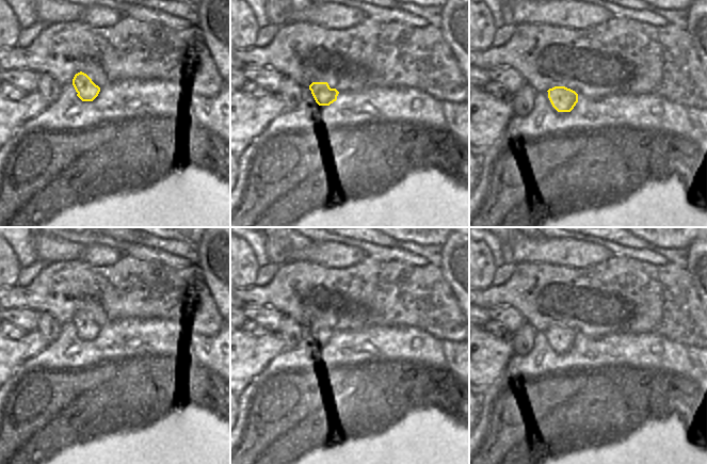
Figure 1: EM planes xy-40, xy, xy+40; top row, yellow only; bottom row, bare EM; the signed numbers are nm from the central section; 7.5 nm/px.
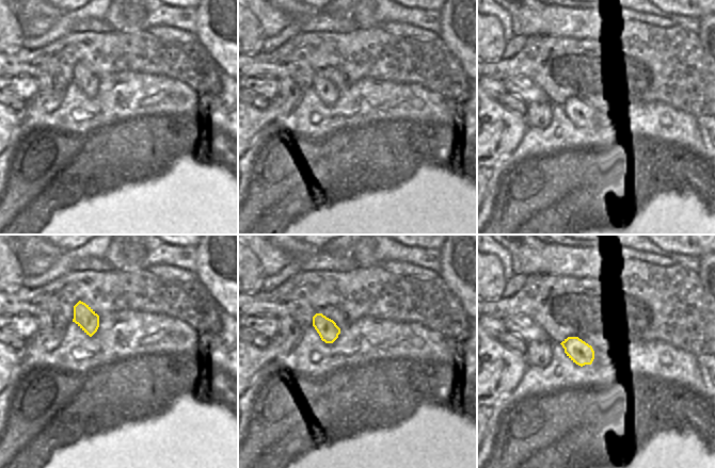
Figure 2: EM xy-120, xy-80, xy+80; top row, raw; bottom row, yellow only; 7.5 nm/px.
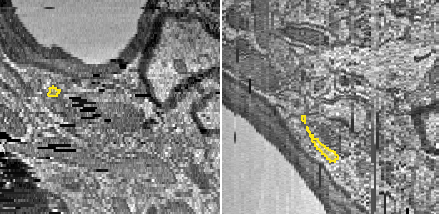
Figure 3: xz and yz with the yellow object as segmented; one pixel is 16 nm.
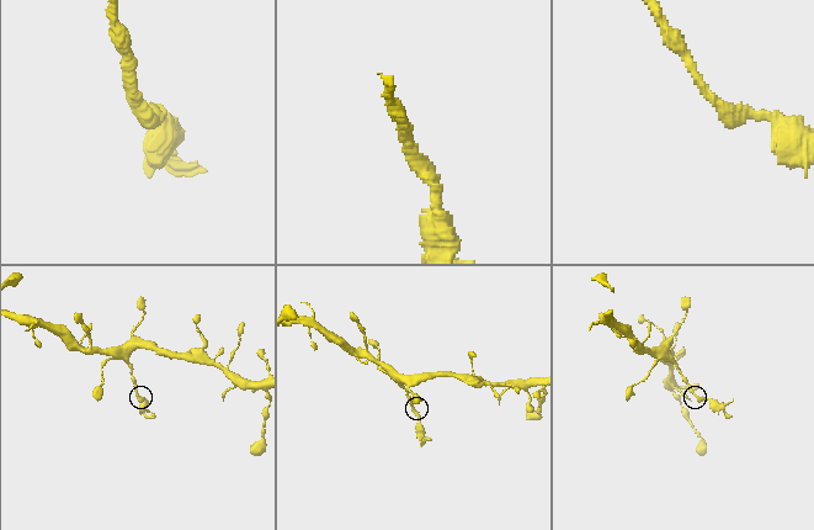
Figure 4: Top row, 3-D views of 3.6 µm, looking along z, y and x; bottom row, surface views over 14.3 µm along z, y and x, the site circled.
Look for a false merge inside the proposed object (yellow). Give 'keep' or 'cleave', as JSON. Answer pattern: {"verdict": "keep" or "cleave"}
{"verdict": "cleave"}

